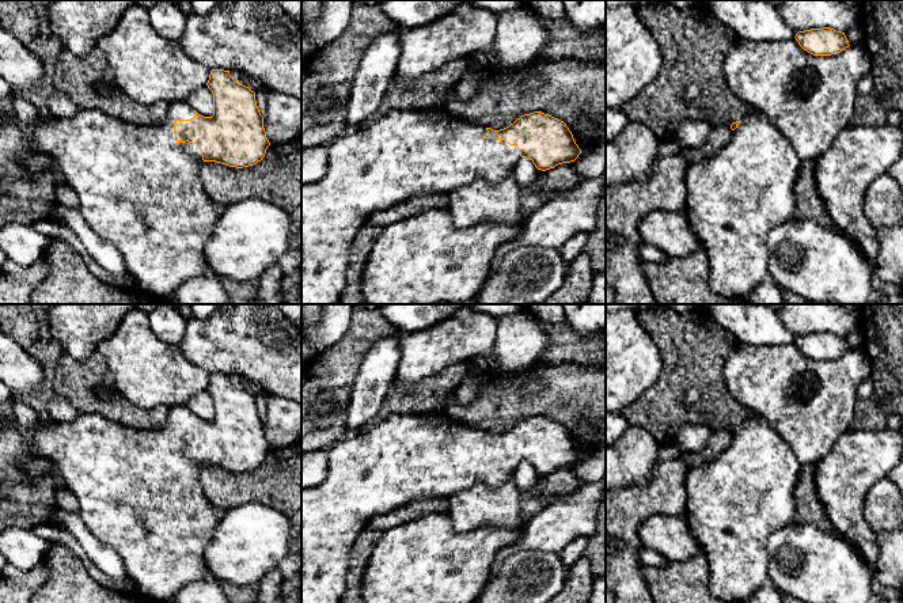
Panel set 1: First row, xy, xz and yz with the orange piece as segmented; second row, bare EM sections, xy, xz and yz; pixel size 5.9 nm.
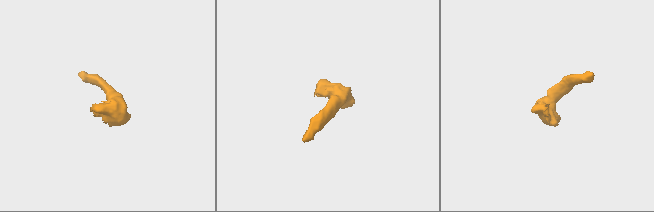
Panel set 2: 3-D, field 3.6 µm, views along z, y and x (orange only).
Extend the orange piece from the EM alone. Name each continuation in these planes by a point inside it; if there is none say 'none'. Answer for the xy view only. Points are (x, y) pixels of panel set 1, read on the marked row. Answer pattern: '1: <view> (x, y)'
1: xy (139, 189)

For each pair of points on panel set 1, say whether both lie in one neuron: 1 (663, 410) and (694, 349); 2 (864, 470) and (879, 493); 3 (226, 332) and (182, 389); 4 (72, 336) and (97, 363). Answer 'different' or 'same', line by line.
1: same
2: different
3: different
4: different

